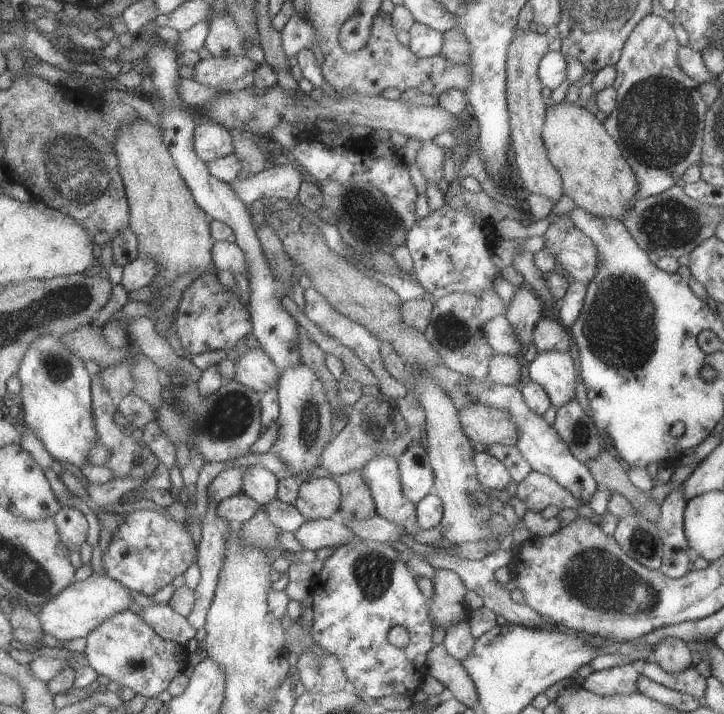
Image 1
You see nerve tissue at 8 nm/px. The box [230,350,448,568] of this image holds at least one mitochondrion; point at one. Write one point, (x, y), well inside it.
(310, 431)

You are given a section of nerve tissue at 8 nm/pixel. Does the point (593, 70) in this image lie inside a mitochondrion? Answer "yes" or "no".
no

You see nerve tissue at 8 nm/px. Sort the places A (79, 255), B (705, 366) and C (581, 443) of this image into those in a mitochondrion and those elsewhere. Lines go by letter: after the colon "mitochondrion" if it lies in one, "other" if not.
A: other
B: other
C: mitochondrion

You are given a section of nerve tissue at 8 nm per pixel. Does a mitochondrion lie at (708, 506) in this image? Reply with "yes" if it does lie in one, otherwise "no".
no

